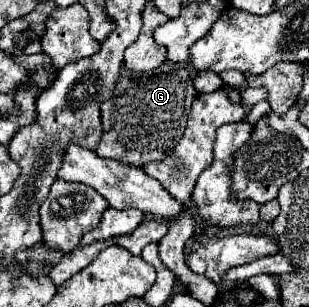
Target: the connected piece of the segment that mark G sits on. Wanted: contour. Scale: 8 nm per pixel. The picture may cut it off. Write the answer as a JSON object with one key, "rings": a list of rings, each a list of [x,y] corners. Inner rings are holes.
{"rings":[[[179,67],[171,73],[153,73],[147,77],[123,75],[115,85],[113,97],[101,105],[103,139],[97,145],[97,155],[127,163],[131,167],[163,161],[183,137],[193,99],[195,87],[185,67]]]}

